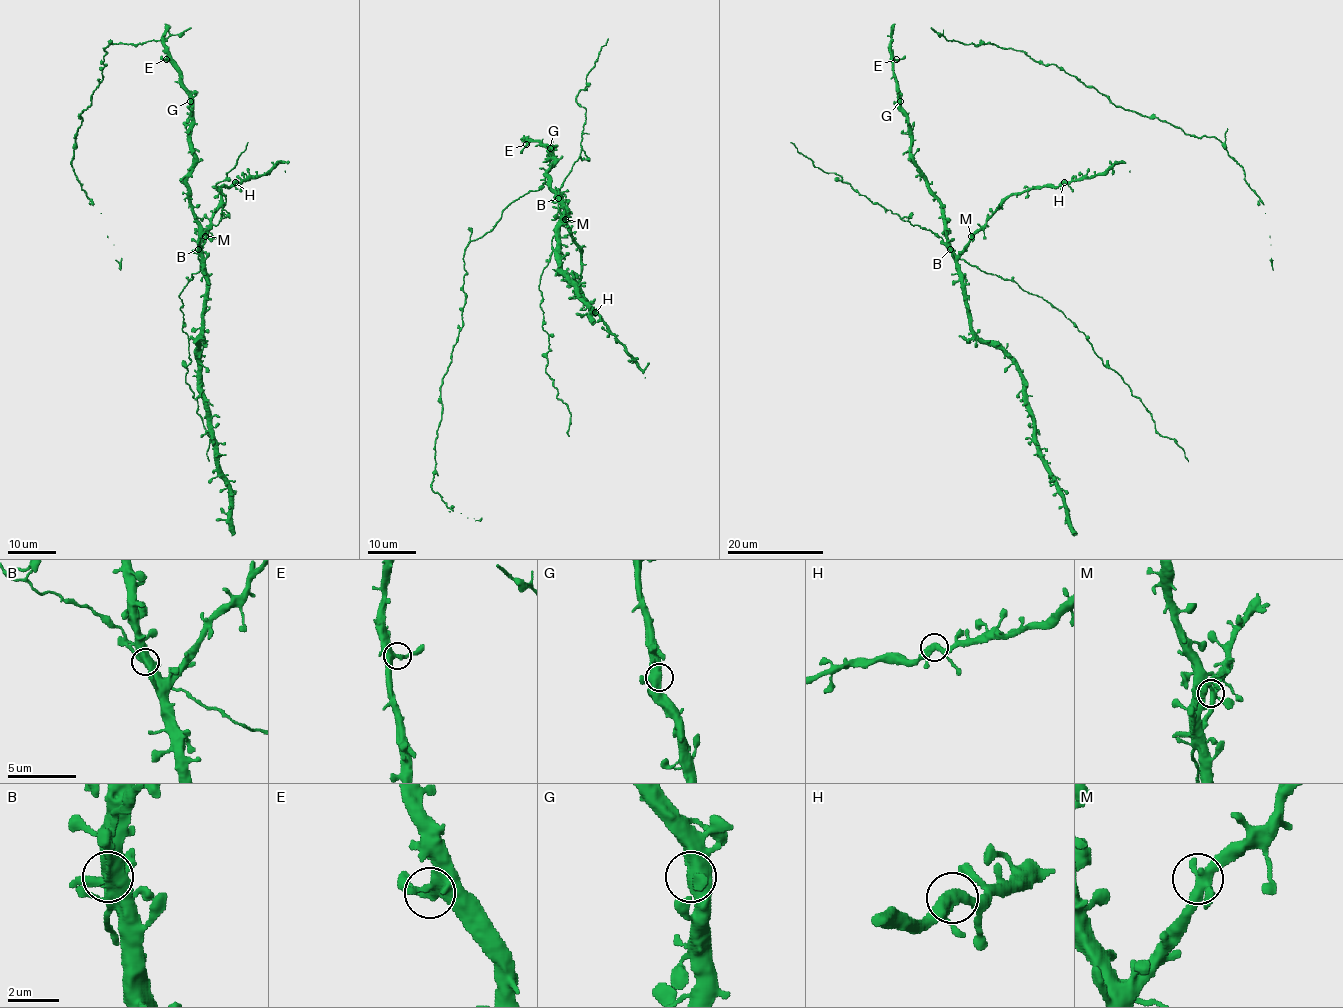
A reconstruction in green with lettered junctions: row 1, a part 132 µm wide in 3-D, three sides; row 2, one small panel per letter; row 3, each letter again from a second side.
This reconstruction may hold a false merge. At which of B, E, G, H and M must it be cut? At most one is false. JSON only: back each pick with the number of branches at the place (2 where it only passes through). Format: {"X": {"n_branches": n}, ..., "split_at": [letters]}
{"split_at": []}

